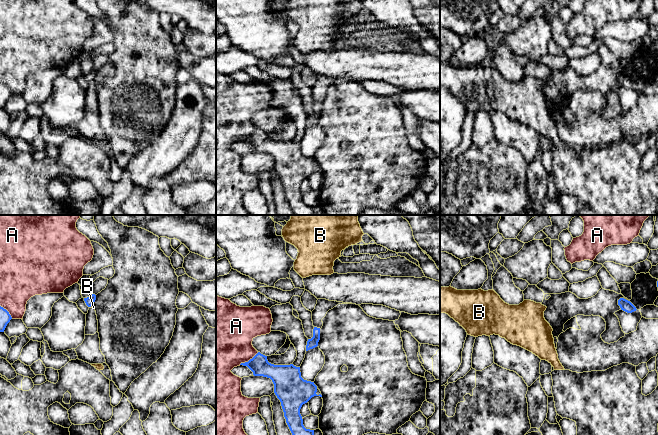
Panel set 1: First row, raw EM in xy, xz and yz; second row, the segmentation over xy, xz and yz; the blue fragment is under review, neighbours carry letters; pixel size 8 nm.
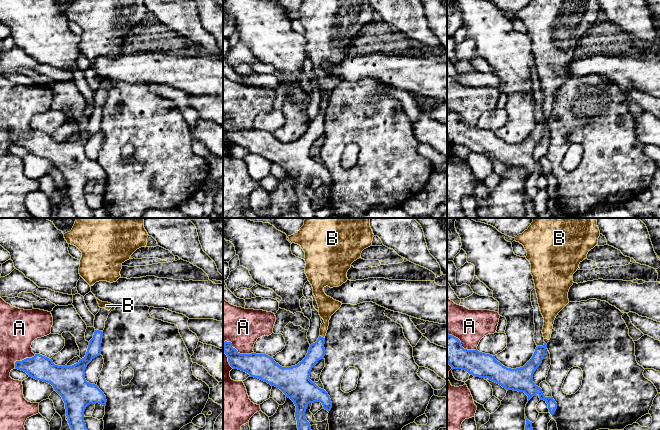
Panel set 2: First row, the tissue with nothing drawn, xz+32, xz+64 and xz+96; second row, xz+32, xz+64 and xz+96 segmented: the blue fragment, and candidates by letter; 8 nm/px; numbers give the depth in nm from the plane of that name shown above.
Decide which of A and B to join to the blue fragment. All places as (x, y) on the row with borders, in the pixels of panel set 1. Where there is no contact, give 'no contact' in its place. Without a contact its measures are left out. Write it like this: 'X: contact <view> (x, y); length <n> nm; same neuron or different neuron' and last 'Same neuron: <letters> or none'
A: contact xz (249, 360); length 190 nm; different neuron
B: contact xy (91, 305); length 50 nm; different neuron
Same neuron: none

